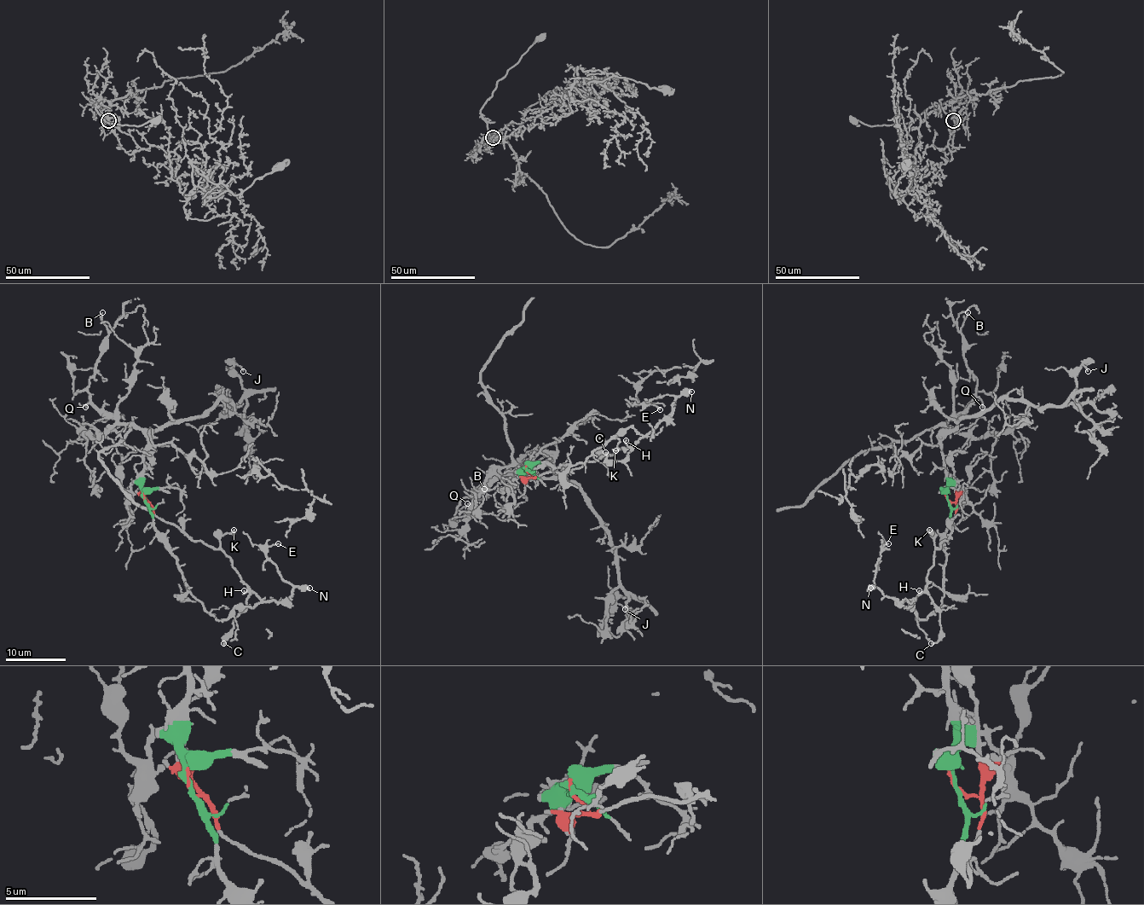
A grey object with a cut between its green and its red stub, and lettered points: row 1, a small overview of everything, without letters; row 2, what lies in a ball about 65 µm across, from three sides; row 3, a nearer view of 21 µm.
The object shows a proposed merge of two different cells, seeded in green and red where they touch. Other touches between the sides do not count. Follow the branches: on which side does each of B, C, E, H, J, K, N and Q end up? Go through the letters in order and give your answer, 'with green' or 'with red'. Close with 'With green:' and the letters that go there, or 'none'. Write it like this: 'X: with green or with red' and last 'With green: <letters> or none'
B: with green
C: with red
E: with red
H: with red
J: with green
K: with red
N: with red
Q: with green
With green: B, J, Q

